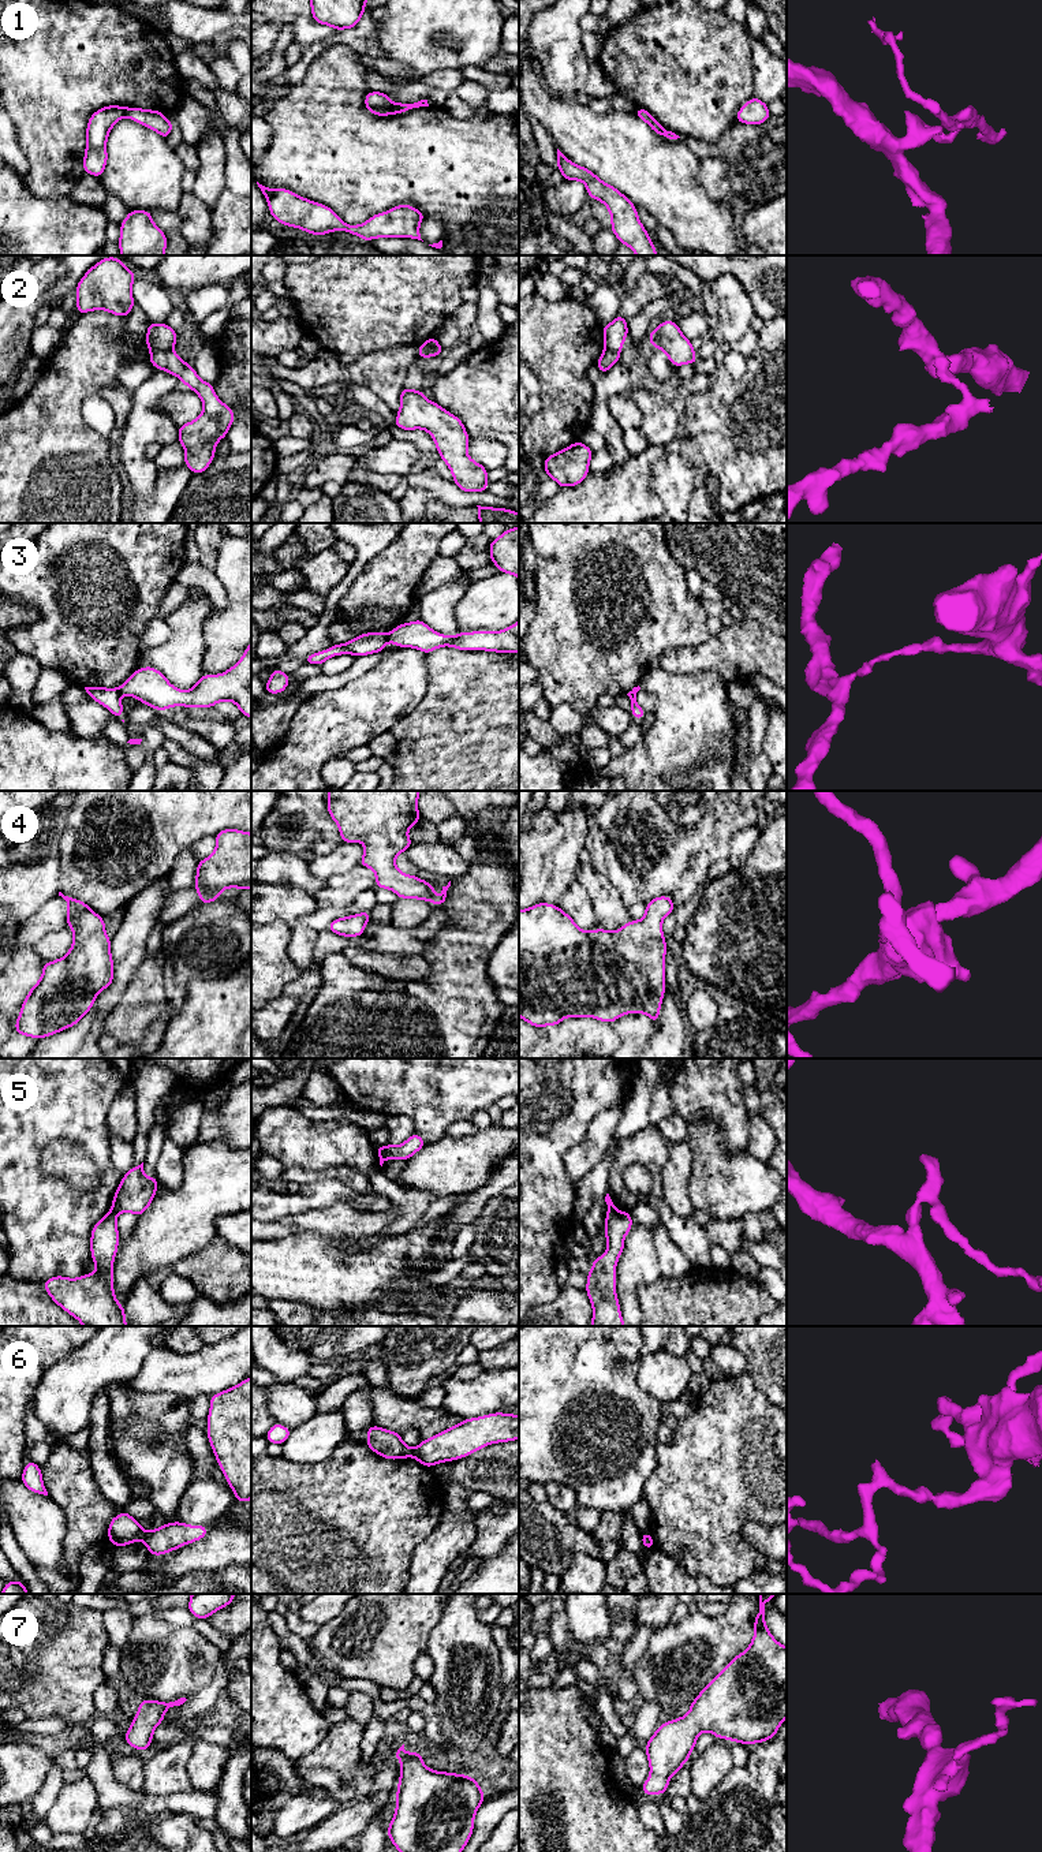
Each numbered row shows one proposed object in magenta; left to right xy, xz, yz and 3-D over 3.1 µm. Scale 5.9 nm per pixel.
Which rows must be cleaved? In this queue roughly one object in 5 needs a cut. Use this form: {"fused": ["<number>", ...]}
{"fused": ["1", "2", "3", "5", "6"]}

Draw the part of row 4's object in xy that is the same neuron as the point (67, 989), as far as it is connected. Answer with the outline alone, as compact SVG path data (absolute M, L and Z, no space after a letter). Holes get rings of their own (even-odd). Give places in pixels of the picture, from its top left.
M61 892L59 896L67 901L66 925L72 930L72 945L61 959L44 963L41 979L31 986L15 1022L16 1034L37 1039L75 1026L90 1011L96 996L113 981L111 938L105 933L104 918L78 899L64 896Z

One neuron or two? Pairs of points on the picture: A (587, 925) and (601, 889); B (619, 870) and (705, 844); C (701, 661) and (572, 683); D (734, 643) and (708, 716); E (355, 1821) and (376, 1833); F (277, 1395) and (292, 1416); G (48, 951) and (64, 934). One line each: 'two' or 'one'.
A: two
B: one
C: two
D: two
E: two
F: one
G: one

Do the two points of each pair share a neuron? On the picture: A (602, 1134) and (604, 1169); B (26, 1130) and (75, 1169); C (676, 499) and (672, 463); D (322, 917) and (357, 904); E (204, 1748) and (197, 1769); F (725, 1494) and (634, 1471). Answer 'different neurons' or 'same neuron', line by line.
A: different neurons
B: different neurons
C: same neuron
D: same neuron
E: same neuron
F: different neurons

